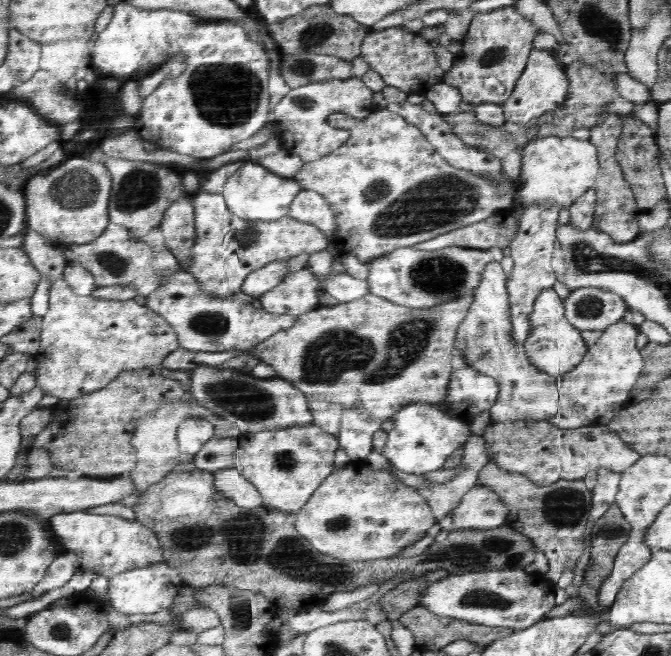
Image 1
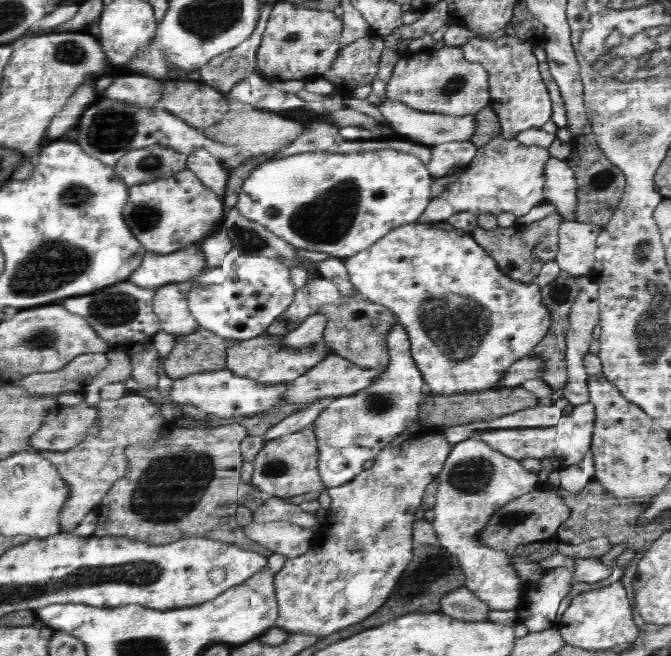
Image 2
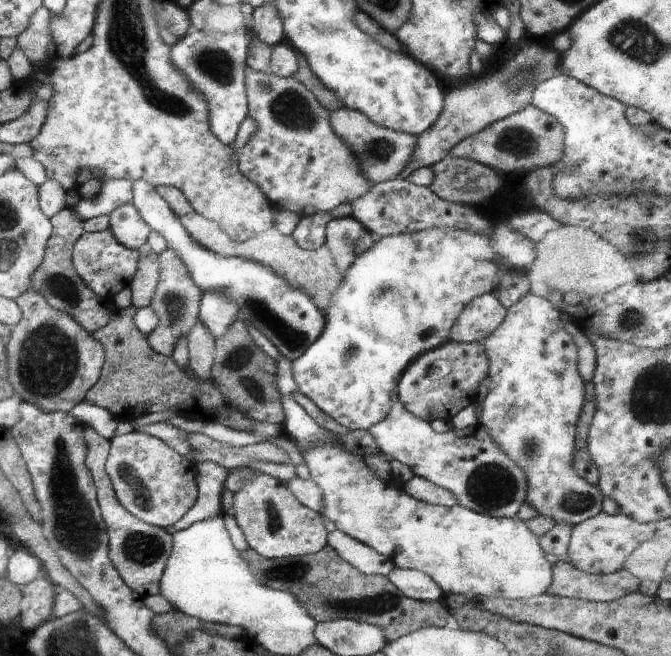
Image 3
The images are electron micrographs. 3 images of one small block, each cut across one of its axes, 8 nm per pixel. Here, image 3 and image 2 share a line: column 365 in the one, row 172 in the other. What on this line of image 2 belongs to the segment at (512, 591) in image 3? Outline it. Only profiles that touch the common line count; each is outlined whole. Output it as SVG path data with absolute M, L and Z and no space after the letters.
M501 134L492 137L477 148L476 156L464 172L429 202L416 223L444 223L449 216L461 211L476 216L482 213L497 216L501 212L513 212L521 218L535 206L548 202L544 194L544 165L550 157L549 152L540 146L526 146L518 139L506 140Z

